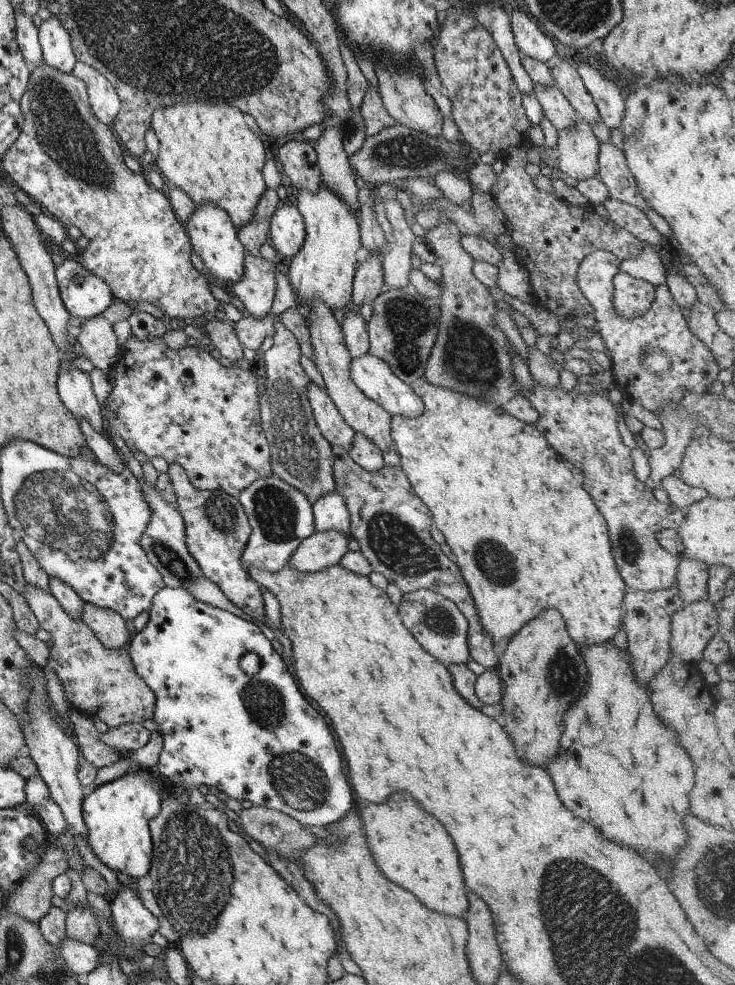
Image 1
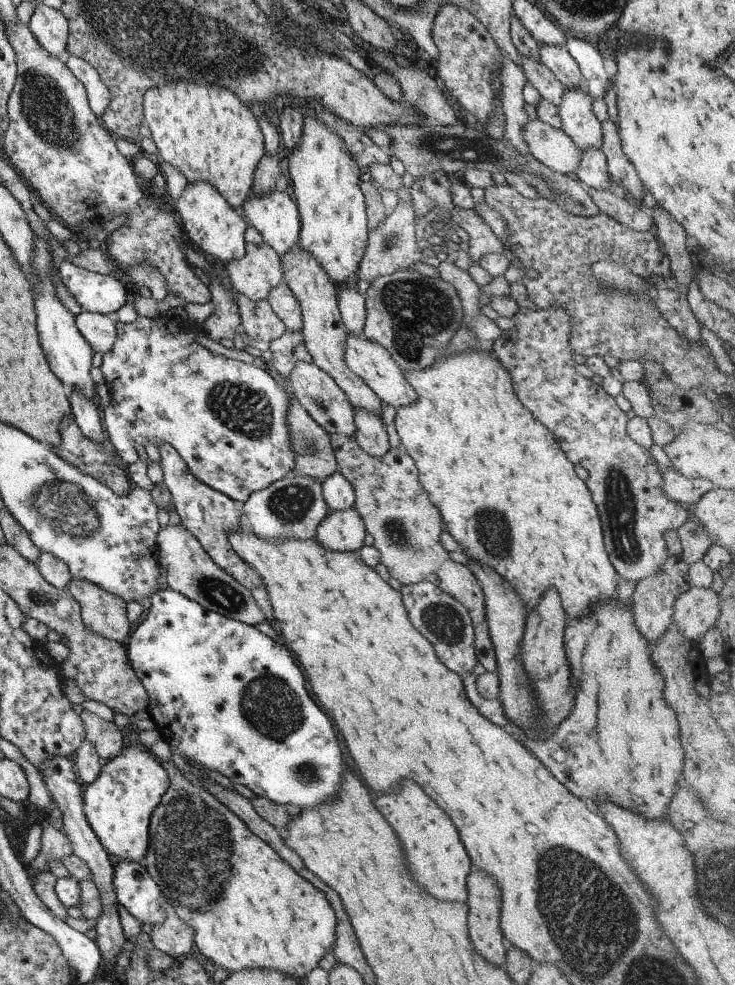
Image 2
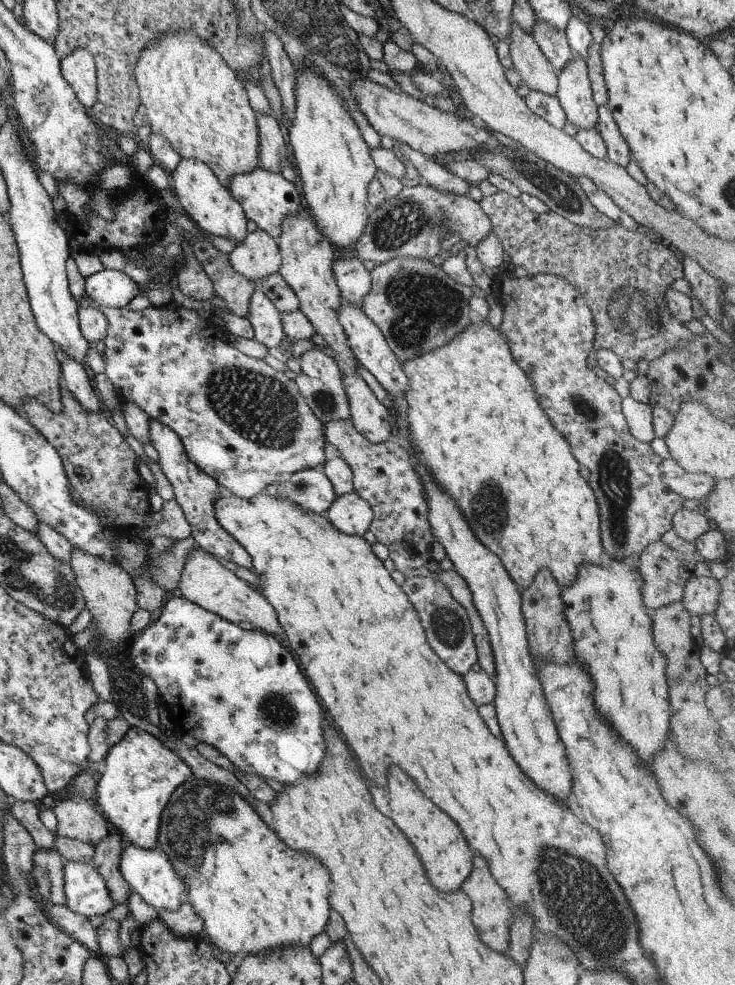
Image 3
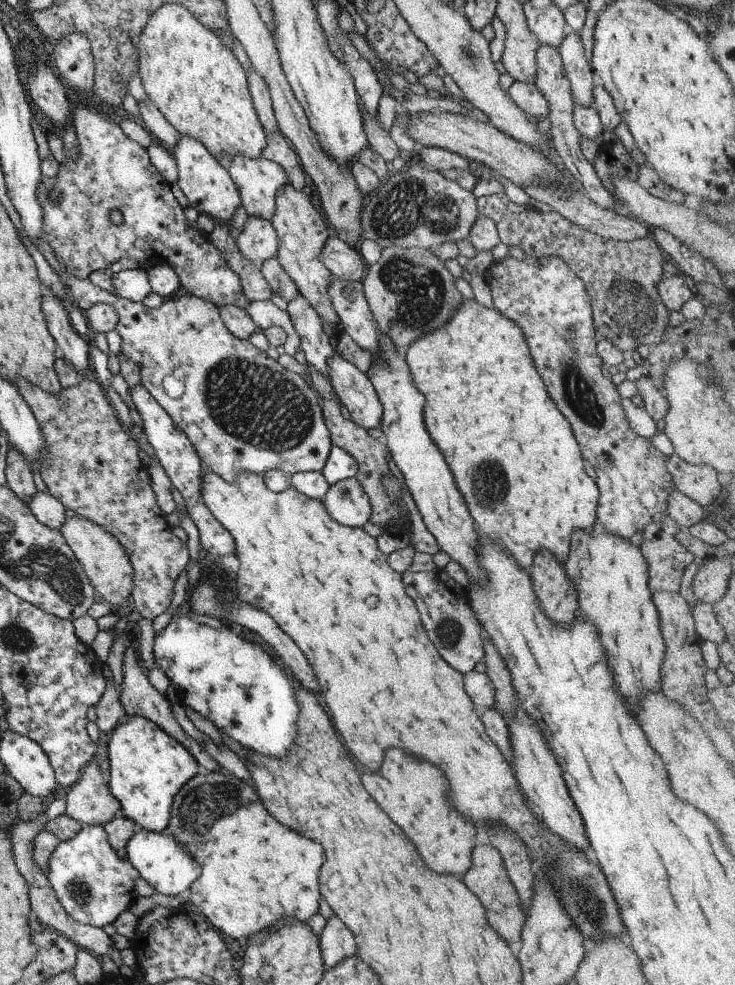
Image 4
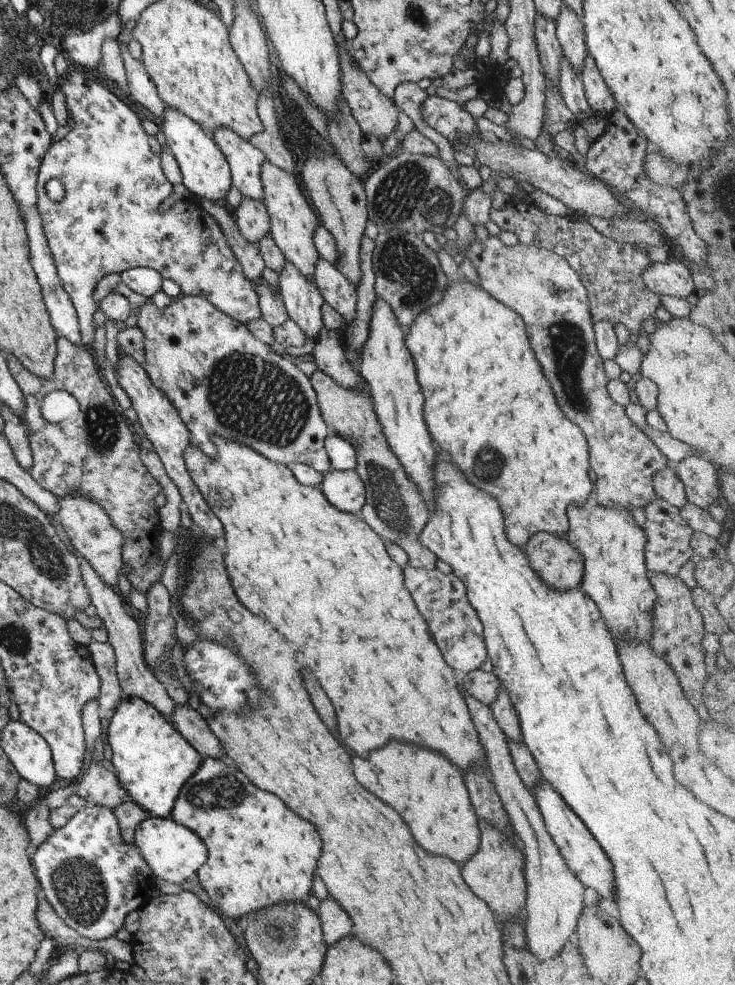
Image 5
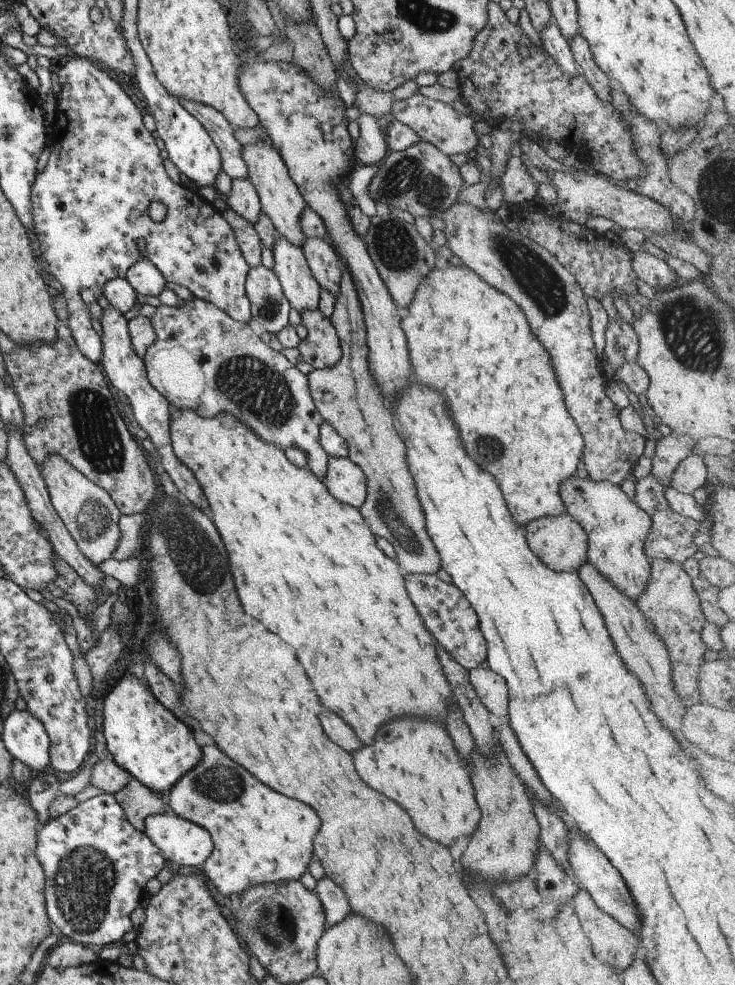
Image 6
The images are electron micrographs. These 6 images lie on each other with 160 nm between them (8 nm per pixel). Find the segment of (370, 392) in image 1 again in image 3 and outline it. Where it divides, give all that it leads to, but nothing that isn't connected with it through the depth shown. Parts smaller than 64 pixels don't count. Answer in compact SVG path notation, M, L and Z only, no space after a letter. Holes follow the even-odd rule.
M340 304L339 310L337 310L337 320L339 320L339 324L343 328L345 342L347 342L349 350L356 360L356 364L363 366L391 399L403 399L409 388L407 377L403 374L402 366L397 362L395 354L389 350L383 334L363 314L362 308L349 306L349 304Z

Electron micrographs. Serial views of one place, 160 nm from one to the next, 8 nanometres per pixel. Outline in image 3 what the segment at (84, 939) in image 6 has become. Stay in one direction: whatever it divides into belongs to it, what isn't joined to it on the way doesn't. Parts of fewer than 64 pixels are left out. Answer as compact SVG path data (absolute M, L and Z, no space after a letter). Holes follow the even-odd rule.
M64 862L62 868L64 906L84 918L104 916L115 905L105 882L89 862Z

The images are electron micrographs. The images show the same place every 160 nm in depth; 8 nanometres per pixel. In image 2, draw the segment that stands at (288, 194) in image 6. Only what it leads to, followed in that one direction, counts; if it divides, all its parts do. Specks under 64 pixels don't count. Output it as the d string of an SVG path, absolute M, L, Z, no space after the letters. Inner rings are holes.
M297 243L280 257L282 282L291 290L300 308L302 344L311 356L311 360L319 370L323 370L339 386L339 390L345 394L353 411L367 410L369 414L375 414L377 418L380 418L381 402L379 398L365 386L365 382L361 382L361 378L350 373L349 368L345 366L344 352L347 336L337 306L338 288L321 270L321 266L317 266L317 262L313 258L309 258L309 254L305 254L305 250L301 250Z

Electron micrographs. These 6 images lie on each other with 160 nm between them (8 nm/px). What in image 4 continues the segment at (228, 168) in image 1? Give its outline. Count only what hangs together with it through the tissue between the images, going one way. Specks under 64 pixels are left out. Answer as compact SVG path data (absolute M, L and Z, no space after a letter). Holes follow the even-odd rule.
M165 4L147 18L136 45L136 60L136 70L147 100L157 106L161 116L169 122L169 126L173 126L177 134L201 142L201 146L205 146L205 150L223 166L237 154L247 158L260 157L261 150L265 148L266 136L251 103L246 74L229 48L223 46L211 30L199 24L193 14L183 10L183 6Z

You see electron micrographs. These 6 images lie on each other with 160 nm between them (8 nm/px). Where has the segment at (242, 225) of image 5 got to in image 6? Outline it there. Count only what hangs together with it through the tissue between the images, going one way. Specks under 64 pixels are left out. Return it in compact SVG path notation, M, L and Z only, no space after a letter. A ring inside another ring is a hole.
M247 178L231 180L230 191L223 196L228 208L253 224L261 213L257 193Z

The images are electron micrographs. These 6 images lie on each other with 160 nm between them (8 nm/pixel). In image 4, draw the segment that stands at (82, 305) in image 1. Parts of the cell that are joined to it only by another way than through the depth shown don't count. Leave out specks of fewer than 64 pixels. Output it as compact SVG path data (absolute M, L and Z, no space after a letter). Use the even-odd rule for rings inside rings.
M139 268L111 274L110 282L117 298L125 298L131 302L140 302L152 292L145 271Z

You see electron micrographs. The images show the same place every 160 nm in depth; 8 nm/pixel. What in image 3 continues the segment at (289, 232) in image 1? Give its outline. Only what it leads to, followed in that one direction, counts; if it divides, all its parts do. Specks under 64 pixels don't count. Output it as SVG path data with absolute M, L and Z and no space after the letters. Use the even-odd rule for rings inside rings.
M255 167L251 172L233 175L228 180L228 191L241 205L247 220L253 221L257 229L261 229L274 240L281 230L281 219L300 210L301 194L297 193L294 184L285 180L279 173Z

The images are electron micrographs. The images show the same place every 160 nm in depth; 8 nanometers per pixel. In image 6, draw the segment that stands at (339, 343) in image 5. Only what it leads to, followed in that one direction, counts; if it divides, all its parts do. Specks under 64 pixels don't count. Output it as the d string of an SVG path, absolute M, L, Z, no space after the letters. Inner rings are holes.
M317 309L299 312L300 324L306 328L306 338L296 346L303 361L307 361L313 369L332 367L340 359L339 339L331 321Z

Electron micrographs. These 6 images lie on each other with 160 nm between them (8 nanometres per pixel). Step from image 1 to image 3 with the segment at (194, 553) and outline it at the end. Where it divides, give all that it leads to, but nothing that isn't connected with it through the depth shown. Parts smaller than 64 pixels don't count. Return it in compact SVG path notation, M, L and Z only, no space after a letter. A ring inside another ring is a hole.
M148 420L148 440L157 452L157 463L165 478L171 484L175 502L181 508L183 516L191 528L189 540L215 559L223 560L251 571L252 563L245 550L234 539L221 529L214 515L213 503L223 491L219 484L206 472L198 469L187 457L181 441L168 426L159 421Z

